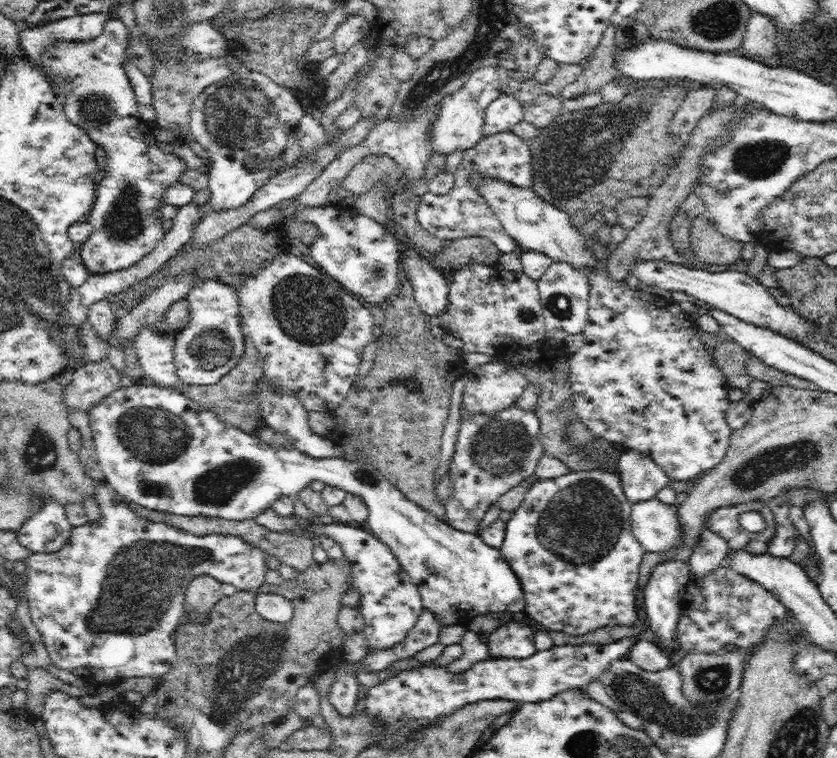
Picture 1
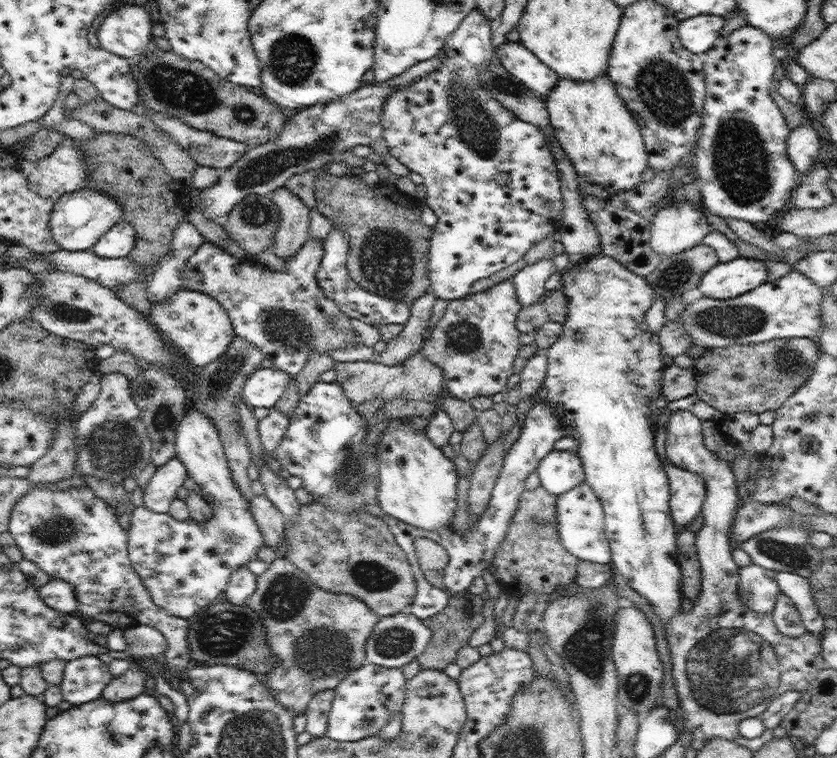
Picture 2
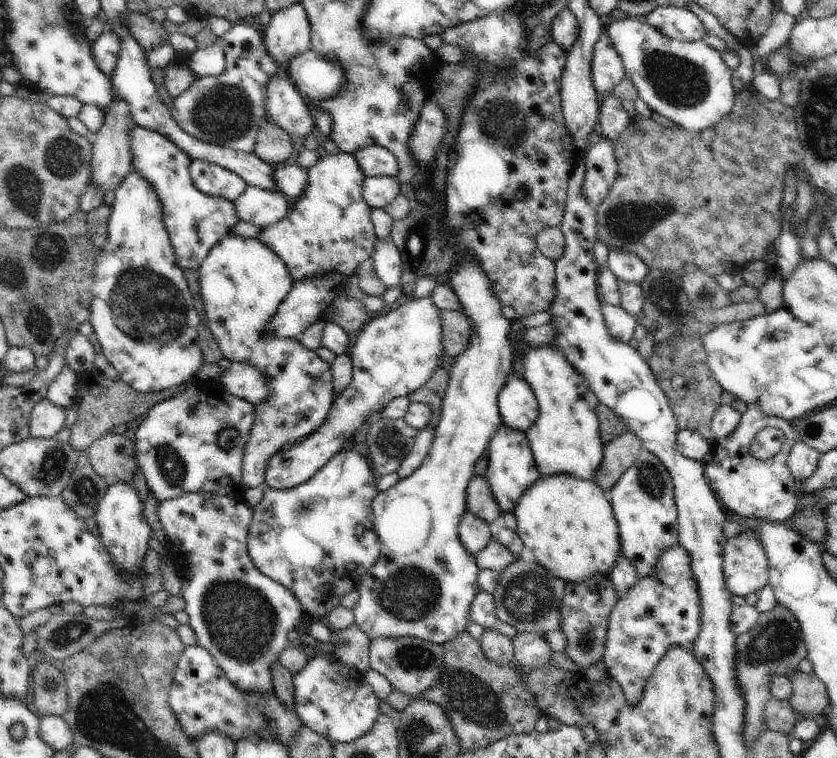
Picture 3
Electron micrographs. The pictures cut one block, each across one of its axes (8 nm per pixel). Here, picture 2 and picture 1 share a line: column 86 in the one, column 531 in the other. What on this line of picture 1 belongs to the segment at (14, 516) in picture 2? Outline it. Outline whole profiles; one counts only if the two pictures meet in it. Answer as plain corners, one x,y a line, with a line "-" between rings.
568,471
558,478
533,483
521,506
506,522
501,553
522,585
525,613
546,630
582,636
603,626
638,622
636,591
644,547
631,529
631,507
616,471

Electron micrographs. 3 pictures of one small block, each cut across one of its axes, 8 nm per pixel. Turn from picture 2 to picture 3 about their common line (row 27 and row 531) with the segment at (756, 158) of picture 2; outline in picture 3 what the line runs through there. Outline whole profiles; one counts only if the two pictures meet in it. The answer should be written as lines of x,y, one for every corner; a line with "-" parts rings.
755,528
741,531
735,538
726,540
723,548
723,576
732,595
745,598
748,594
757,594
769,584
767,557
755,536

